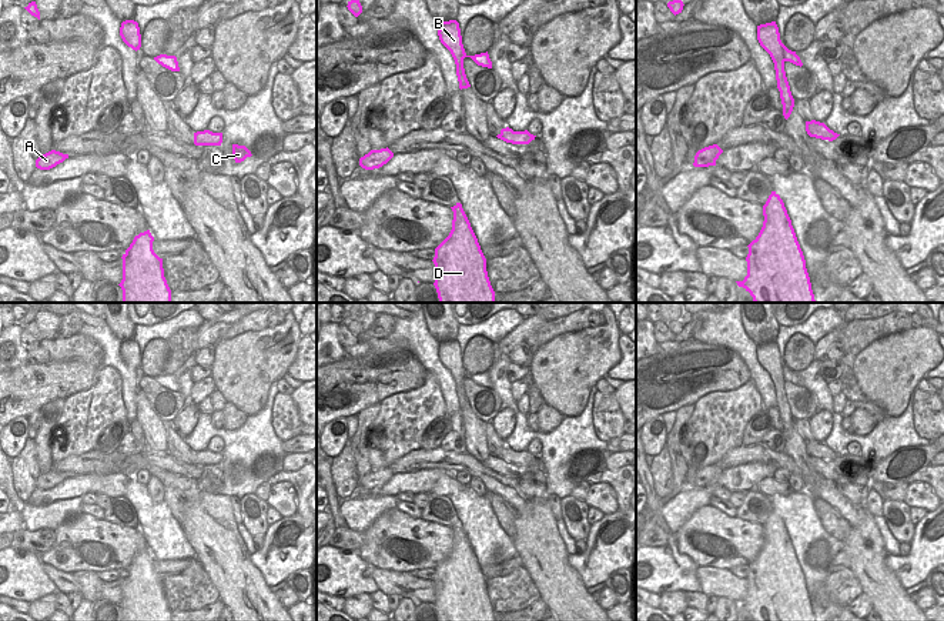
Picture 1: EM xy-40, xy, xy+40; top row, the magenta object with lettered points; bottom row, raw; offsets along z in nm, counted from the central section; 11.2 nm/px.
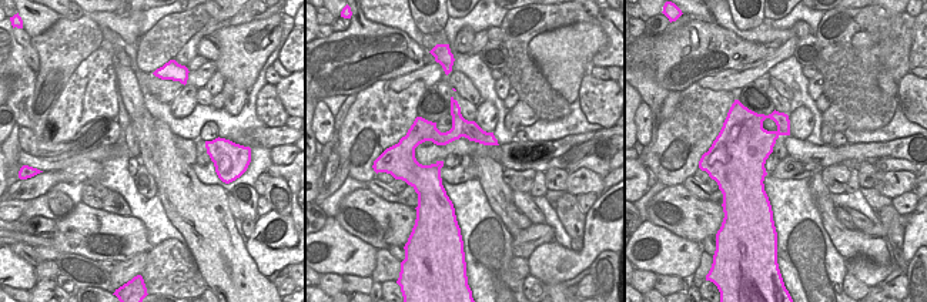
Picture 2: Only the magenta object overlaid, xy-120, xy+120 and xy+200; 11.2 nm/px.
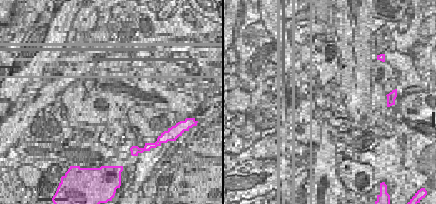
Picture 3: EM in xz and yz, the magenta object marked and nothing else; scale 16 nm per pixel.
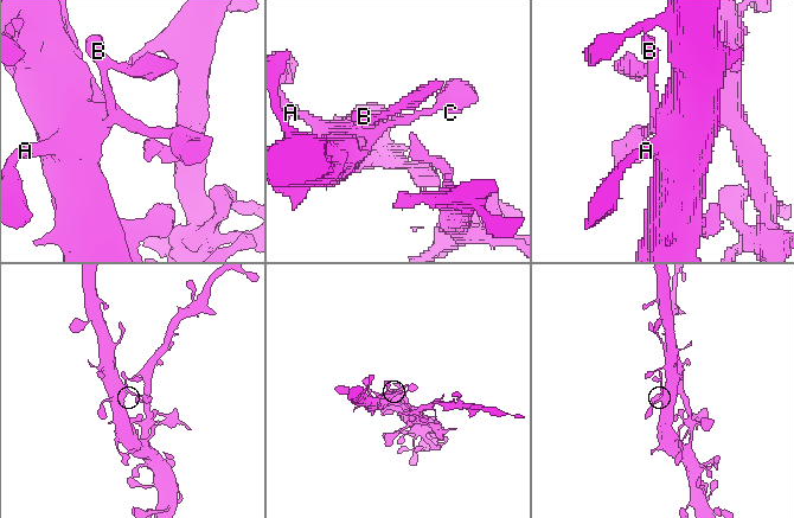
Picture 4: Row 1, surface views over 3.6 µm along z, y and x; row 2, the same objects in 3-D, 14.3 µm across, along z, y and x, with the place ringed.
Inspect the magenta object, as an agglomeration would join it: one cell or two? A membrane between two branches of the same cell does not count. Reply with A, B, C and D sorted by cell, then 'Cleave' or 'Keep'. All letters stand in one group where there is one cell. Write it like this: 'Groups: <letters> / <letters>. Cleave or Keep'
Groups: A B C D. Keep.

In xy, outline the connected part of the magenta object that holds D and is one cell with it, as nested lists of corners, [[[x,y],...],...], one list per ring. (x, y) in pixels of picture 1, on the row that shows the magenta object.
[[[461,203],[451,207],[453,211],[449,236],[435,248],[435,288],[439,303],[496,303],[491,286],[486,258]]]

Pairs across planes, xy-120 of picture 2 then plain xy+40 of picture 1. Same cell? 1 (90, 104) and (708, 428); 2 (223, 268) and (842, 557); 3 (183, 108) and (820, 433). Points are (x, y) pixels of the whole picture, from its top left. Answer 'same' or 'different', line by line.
1: same
2: different
3: same

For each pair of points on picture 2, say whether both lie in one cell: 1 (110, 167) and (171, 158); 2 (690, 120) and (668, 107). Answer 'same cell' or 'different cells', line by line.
1: different cells
2: different cells

